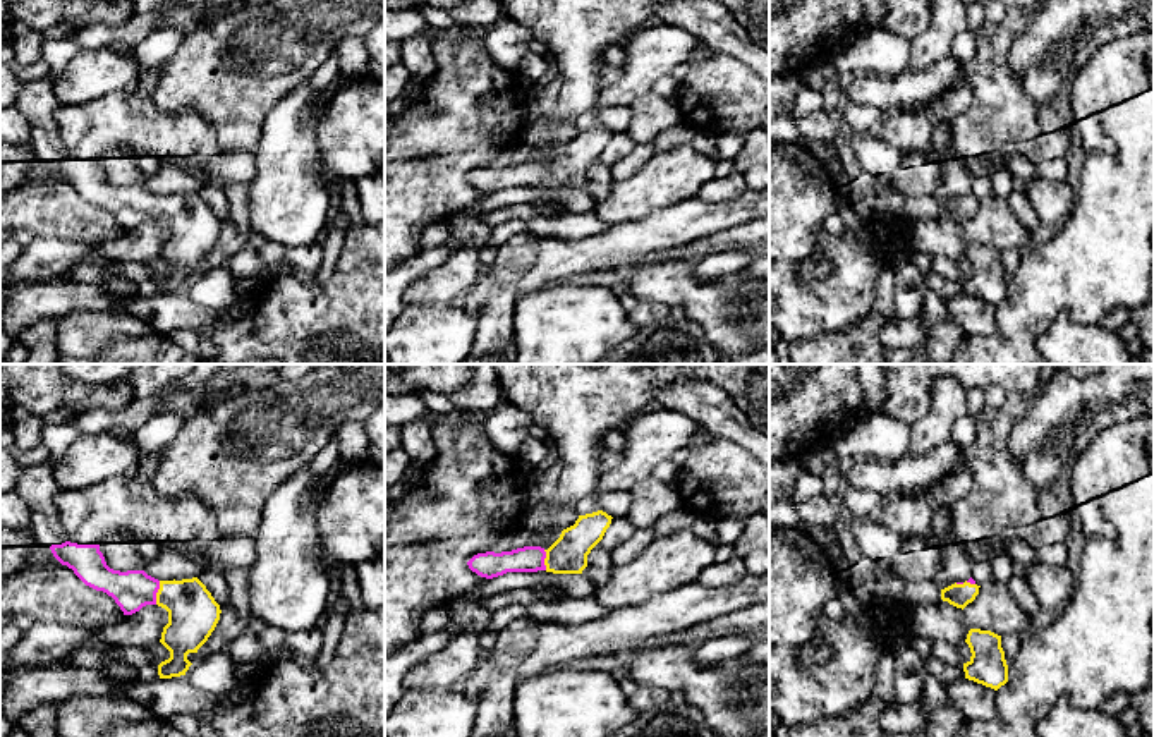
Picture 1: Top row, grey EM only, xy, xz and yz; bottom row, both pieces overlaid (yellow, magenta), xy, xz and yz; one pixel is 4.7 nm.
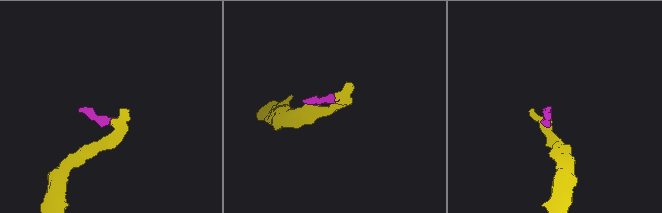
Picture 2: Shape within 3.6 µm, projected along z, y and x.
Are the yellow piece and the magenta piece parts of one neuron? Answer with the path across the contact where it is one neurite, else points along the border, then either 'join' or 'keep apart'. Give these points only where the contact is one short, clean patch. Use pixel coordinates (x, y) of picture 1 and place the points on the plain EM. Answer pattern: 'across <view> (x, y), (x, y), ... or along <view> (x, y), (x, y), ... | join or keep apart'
across xy (193, 229), (176, 212), (157, 208), (133, 205) | join

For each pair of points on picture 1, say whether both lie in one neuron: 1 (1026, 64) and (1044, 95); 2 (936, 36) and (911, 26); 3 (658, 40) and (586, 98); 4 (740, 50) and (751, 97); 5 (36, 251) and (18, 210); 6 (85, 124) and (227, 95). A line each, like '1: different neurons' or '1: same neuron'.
1: same neuron
2: different neurons
3: different neurons
4: different neurons
5: different neurons
6: different neurons

